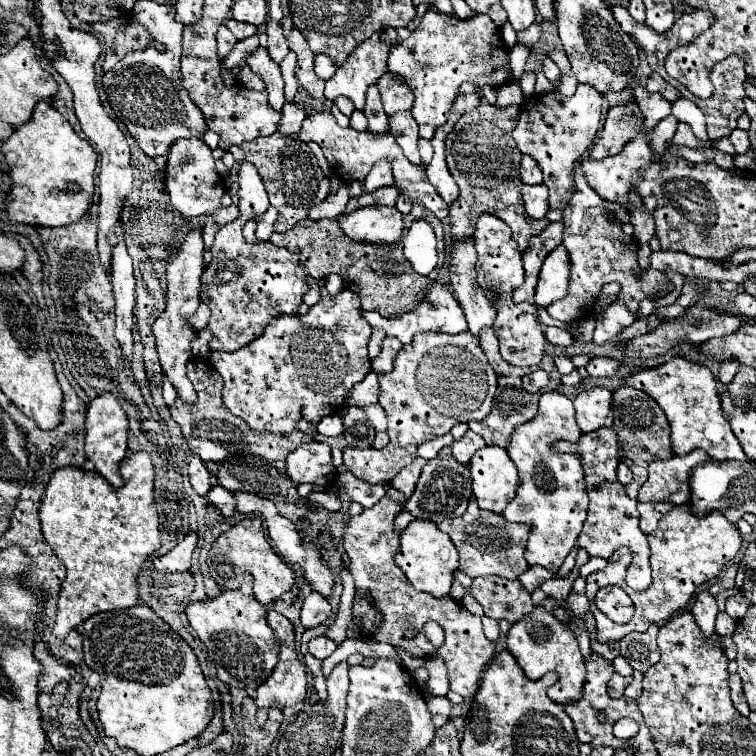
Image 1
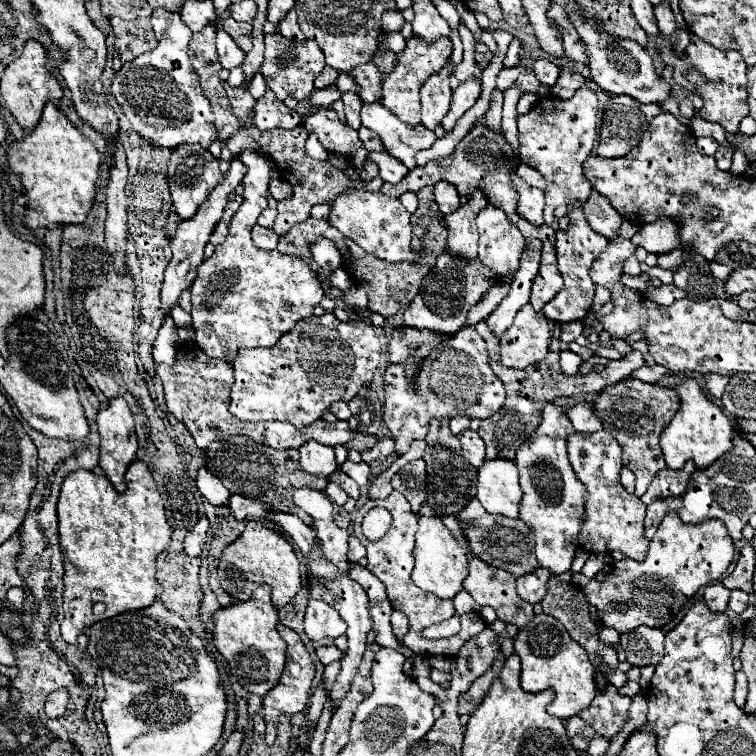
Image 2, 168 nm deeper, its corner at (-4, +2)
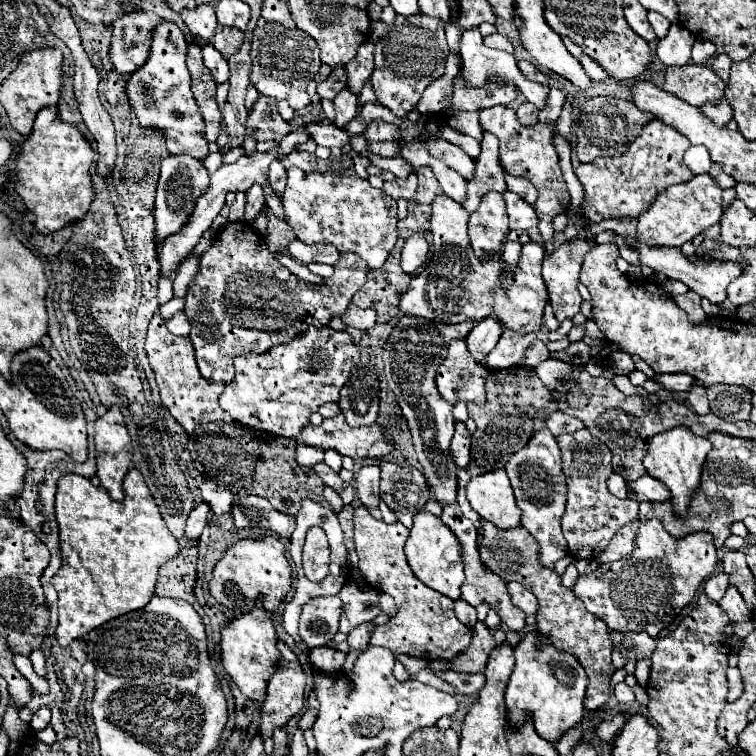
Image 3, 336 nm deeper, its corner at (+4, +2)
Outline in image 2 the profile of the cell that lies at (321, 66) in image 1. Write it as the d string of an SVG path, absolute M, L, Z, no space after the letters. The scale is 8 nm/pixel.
M272 33L264 37L266 43L266 51L264 51L264 63L262 63L262 75L266 79L266 85L276 93L276 97L280 101L284 101L288 97L288 93L292 93L292 83L296 83L294 89L298 89L300 97L296 99L306 99L315 90L314 79L316 75L324 69L324 53L322 49L316 45L316 41L288 41L286 37L282 37L280 33Z

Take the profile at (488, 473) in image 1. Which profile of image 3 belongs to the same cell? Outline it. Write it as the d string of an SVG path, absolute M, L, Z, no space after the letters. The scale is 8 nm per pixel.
M504 469L472 477L466 485L466 495L472 509L496 527L510 529L520 525L520 509Z

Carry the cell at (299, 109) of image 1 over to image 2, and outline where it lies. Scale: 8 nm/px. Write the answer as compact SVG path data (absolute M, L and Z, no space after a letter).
M328 85L328 87L324 87L324 89L314 91L314 95L310 97L310 103L320 105L320 107L328 107L328 105L332 105L336 99L340 99L340 97L342 97L342 93L336 89L336 85Z

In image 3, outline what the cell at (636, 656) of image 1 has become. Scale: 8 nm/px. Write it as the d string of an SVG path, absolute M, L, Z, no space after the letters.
M610 631L612 643L614 647L630 661L638 661L638 659L650 659L652 651L654 651L654 637L648 637L648 633L618 633L618 631Z

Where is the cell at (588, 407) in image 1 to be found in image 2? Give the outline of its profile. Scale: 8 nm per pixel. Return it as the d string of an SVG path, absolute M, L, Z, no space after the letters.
M578 403L578 405L574 405L572 409L568 409L566 415L568 415L568 419L570 419L570 423L572 423L572 427L576 431L588 433L588 431L600 431L602 429L602 423L594 415L590 403Z

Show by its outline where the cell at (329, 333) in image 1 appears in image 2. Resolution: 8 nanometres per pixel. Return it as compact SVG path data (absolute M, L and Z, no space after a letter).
M332 313L298 321L296 327L282 335L270 349L240 349L232 363L236 383L230 391L230 413L242 421L284 421L294 427L306 427L322 417L334 401L350 401L358 389L372 381L380 361L380 339L372 325L362 321L340 323Z

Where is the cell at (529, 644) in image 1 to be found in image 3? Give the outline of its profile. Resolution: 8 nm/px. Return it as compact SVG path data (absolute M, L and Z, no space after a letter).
M528 631L520 643L514 647L516 665L510 675L510 683L506 687L506 707L512 725L524 721L526 715L534 717L534 727L540 737L548 741L556 741L564 731L574 727L584 717L584 693L588 685L586 671L580 661L566 651L558 651L550 637L544 633Z

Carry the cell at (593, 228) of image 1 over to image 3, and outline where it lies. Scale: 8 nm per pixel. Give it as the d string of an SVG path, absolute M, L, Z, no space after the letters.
M570 239L544 257L542 277L558 321L572 319L580 311L582 297L578 293L578 273L584 255L594 247L596 241Z

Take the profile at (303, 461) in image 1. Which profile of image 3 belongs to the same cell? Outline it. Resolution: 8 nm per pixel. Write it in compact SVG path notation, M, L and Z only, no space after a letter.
M298 445L296 447L298 465L314 467L316 463L322 463L322 459L324 459L324 449L320 449L320 447L310 447L310 445Z

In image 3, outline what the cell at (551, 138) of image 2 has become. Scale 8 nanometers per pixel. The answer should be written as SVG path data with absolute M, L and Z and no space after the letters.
M566 101L560 117L554 123L538 121L530 127L520 125L514 109L506 107L506 105L496 105L496 107L488 107L488 109L480 111L480 125L482 125L482 129L486 129L486 131L490 131L498 137L502 167L508 173L518 173L518 175L528 177L532 181L532 185L538 189L538 201L534 203L534 209L536 209L538 219L540 219L538 229L540 229L540 233L546 241L544 243L546 253L550 253L552 251L552 235L554 235L552 217L558 215L558 213L564 213L570 205L570 195L568 195L568 189L566 189L566 183L564 183L564 177L562 177L562 171L560 171L560 165L558 165L560 159L558 159L558 153L556 153L554 135L562 135L568 141L572 139L574 105L570 101Z

